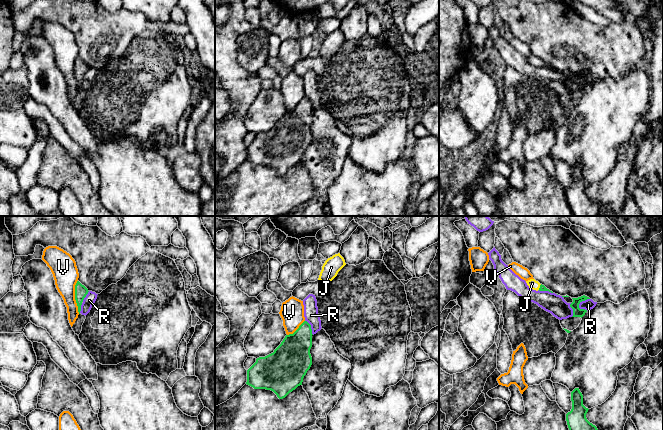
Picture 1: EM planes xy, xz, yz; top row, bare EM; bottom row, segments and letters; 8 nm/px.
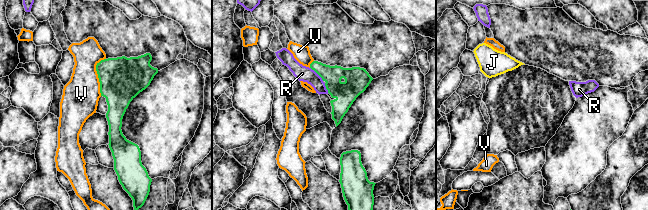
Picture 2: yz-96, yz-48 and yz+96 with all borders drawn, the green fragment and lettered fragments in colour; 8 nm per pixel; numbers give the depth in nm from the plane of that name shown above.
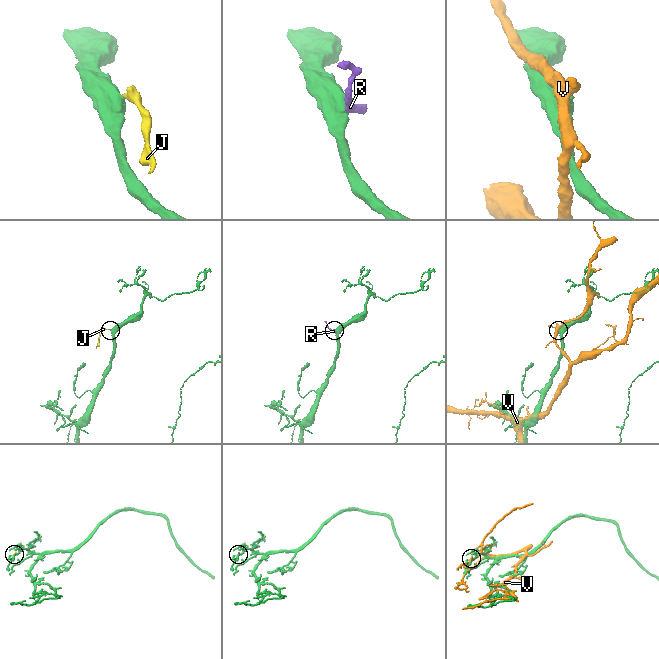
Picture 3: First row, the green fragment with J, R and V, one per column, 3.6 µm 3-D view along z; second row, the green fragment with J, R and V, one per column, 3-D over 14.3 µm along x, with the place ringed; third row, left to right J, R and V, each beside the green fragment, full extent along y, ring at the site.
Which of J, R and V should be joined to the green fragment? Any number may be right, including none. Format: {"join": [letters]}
{"join": ["J"]}

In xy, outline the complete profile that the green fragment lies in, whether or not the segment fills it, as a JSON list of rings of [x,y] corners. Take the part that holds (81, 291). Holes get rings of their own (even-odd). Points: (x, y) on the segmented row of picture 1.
[[[77,281],[75,285],[75,300],[78,306],[79,314],[81,311],[82,302],[86,297],[86,295],[88,294],[88,292],[89,292],[88,289],[84,285],[82,285],[79,281]]]

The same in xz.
[[[304,321],[293,333],[286,335],[273,353],[256,359],[247,370],[246,384],[254,389],[273,391],[279,399],[302,385],[312,365],[311,325]]]

